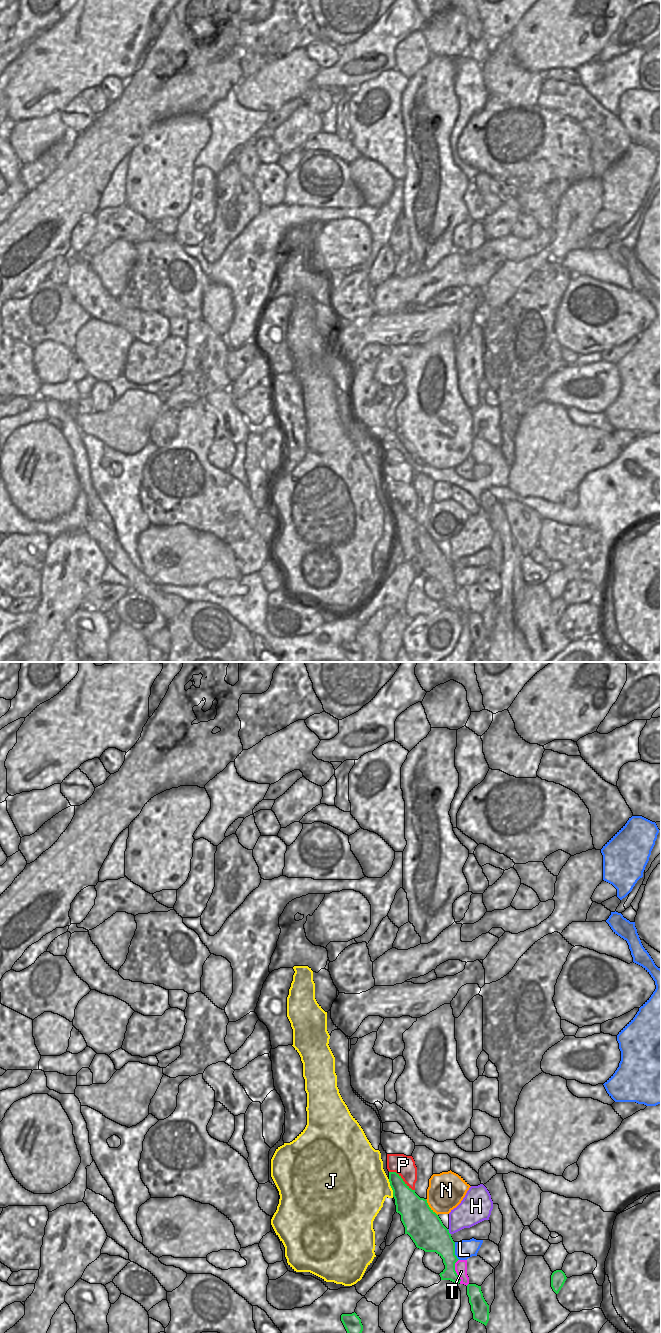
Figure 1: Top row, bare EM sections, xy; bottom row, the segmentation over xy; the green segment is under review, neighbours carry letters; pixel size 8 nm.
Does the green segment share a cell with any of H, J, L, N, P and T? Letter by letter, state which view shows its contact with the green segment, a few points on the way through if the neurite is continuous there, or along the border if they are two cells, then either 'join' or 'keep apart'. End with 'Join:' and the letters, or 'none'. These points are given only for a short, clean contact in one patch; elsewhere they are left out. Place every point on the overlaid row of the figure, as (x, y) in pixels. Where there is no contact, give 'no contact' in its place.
H: meets green in xy; keep apart
J: meets green in xy; keep apart
L: meets green in xy; keep apart
N: meets green in xy; keep apart
P: meets green in xy; keep apart
T: meets green in xy; keep apart
Join: none

